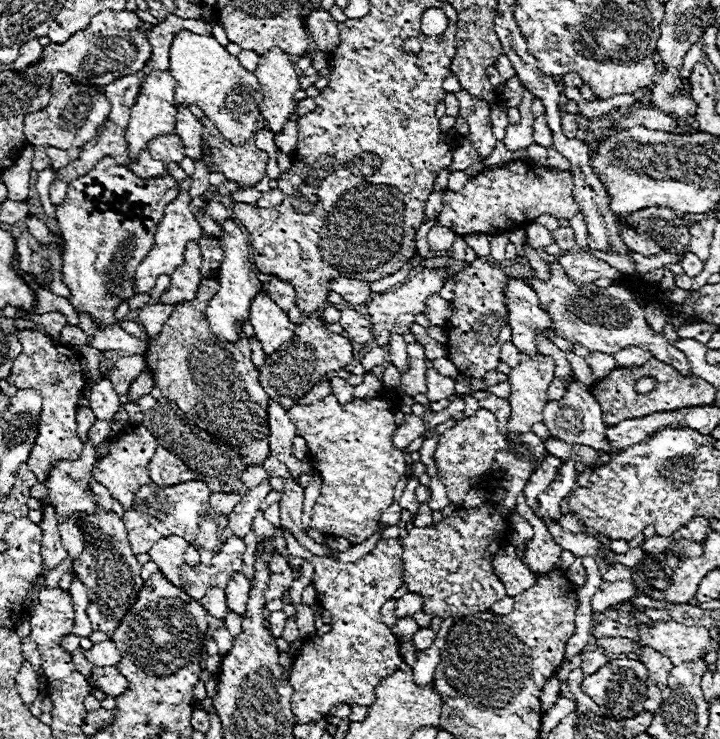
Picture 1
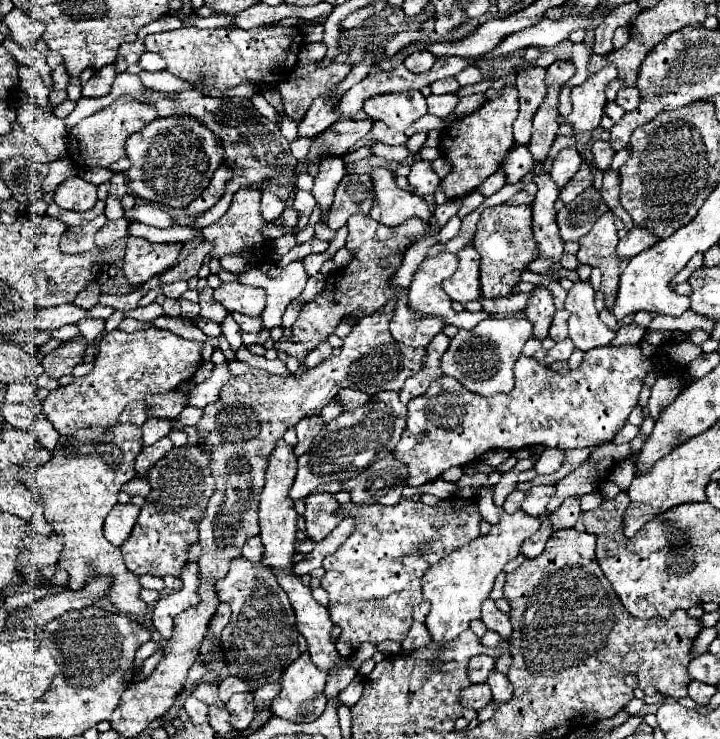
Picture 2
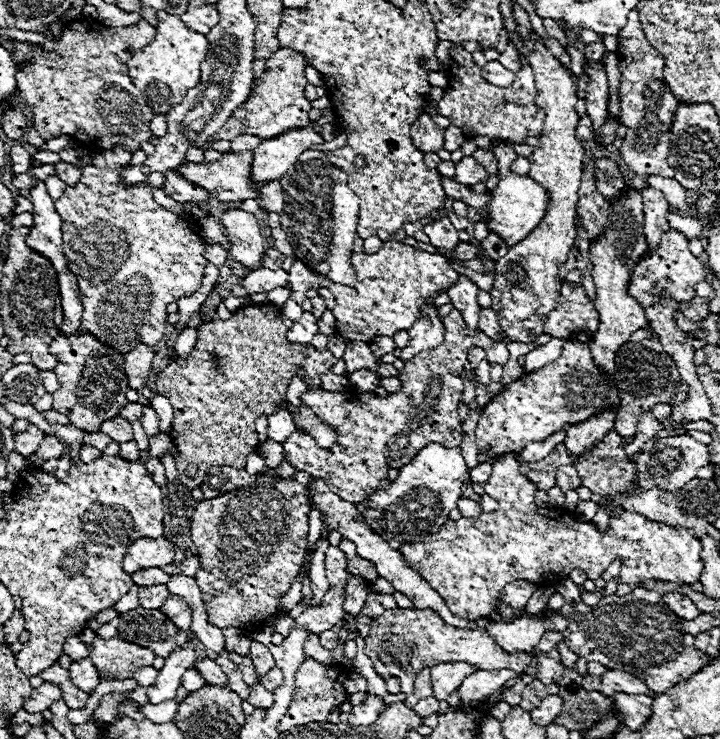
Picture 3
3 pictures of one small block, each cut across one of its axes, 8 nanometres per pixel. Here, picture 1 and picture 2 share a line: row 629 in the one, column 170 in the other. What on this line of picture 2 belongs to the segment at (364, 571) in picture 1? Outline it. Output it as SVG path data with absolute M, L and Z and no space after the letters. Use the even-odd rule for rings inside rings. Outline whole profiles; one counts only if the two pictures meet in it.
M148 328L132 334L112 330L100 340L92 370L72 384L50 392L42 402L42 412L60 434L74 434L78 428L88 426L110 426L118 420L128 402L146 394L170 392L180 382L190 380L202 364L200 350L200 342L186 340L170 330Z

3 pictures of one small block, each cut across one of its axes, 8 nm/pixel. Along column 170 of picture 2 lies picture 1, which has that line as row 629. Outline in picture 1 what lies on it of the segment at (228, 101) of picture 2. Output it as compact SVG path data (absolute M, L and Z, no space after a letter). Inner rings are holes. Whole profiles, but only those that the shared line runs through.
M96 502L94 514L75 513L73 517L81 522L84 554L80 554L80 562L72 564L72 572L78 574L86 586L86 594L90 600L86 614L92 622L92 628L110 636L122 622L122 616L128 614L132 602L144 586L144 580L140 576L140 564L130 550L124 522L116 512L106 512L102 504ZM228 612L224 620L226 620L226 630L236 638L236 636L242 632L242 616Z

